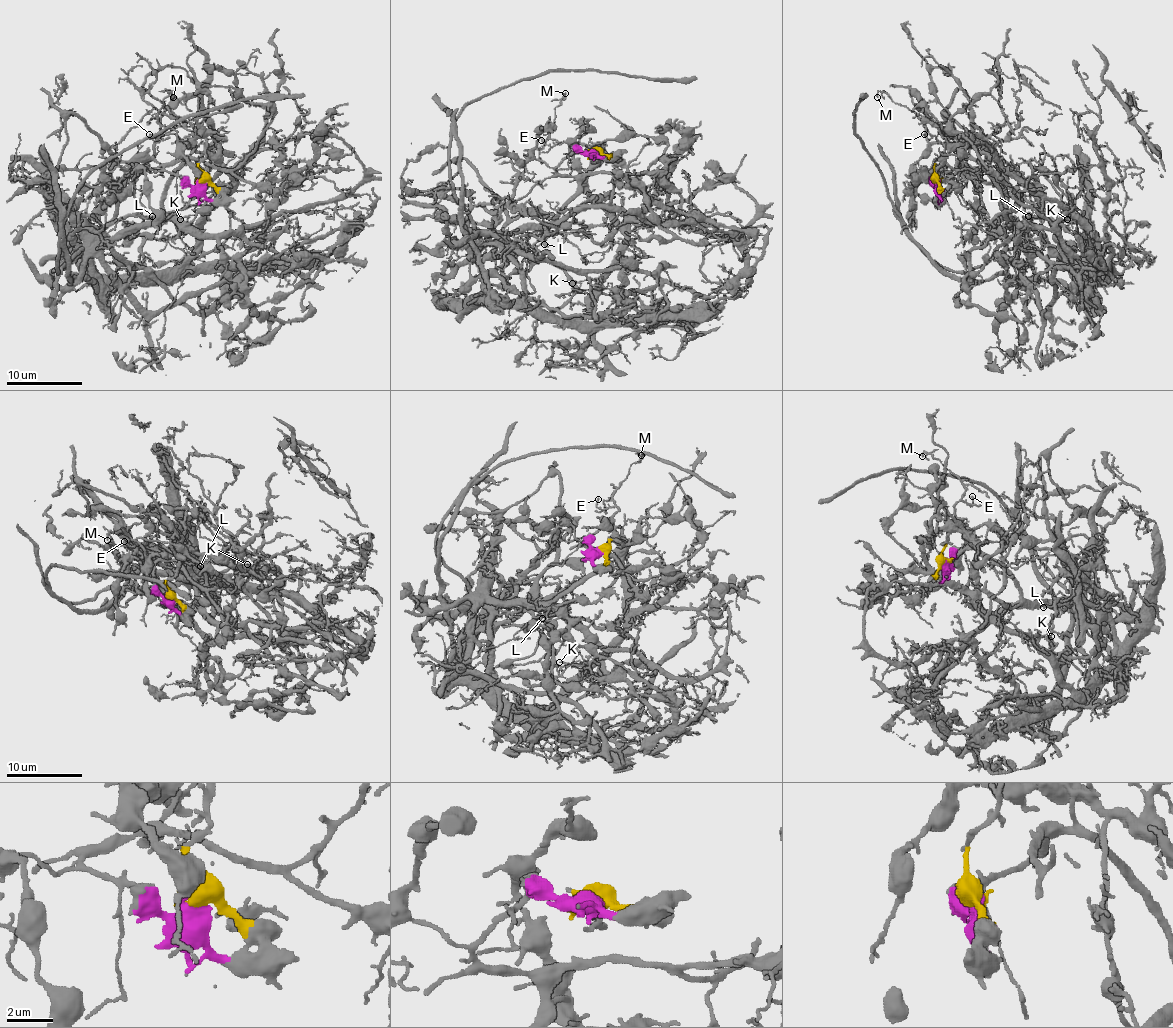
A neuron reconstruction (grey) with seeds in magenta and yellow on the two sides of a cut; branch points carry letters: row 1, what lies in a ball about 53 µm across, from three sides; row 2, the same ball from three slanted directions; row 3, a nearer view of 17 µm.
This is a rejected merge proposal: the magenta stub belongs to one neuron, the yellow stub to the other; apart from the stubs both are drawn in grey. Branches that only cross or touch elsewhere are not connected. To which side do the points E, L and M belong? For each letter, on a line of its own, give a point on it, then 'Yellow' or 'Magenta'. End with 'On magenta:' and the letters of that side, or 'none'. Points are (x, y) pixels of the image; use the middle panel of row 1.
E: Place: (541, 140). Yellow
L: Place: (544, 244). Magenta
M: Place: (565, 93). Yellow
On magenta: L

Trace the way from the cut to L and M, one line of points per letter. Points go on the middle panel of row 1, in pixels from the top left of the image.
L: (592, 155), (573, 151), (556, 168), (571, 175), (577, 189), (552, 221), (482, 236), (486, 242), (545, 244)
M: (592, 155), (596, 162), (585, 174), (571, 145), (550, 137), (554, 109), (566, 94)

